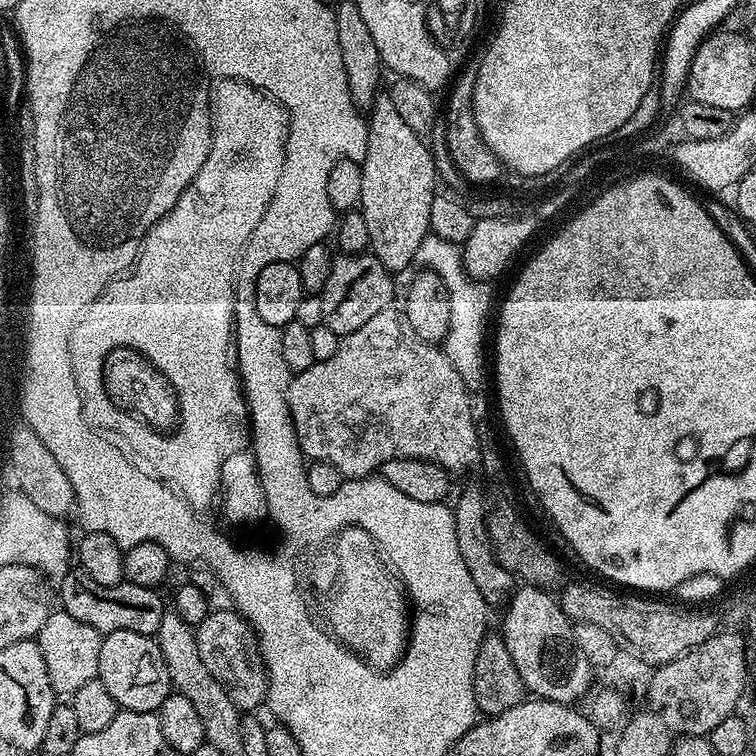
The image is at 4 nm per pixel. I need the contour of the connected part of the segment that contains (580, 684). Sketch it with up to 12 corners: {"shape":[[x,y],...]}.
{"shape":[[530,583],[503,609],[525,689],[583,701],[594,669],[551,591]]}

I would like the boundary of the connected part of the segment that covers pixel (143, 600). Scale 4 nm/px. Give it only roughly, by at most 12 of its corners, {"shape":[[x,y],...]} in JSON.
{"shape":[[59,577],[59,607],[101,634],[155,637],[166,605],[157,589]]}

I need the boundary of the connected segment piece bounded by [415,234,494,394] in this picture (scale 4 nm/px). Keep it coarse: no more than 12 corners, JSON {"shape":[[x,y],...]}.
{"shape":[[428,235],[415,263],[444,280],[450,330],[442,350],[477,394],[489,387],[484,331],[492,292],[461,249]]}

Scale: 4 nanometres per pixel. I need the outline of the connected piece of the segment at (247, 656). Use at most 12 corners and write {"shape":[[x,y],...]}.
{"shape":[[227,607],[195,625],[198,654],[234,706],[268,699],[252,625]]}

